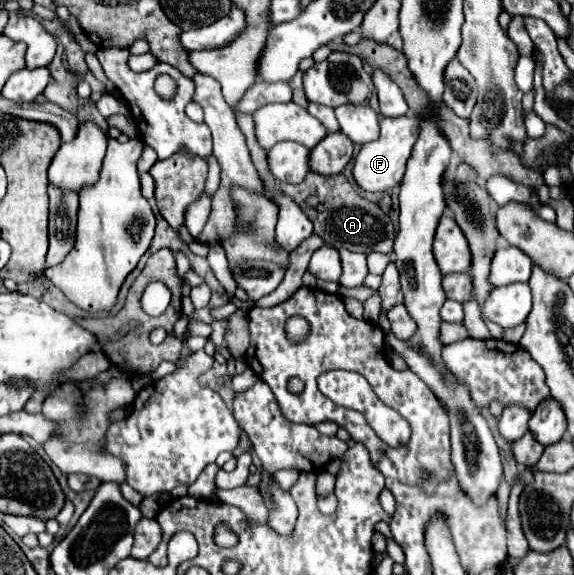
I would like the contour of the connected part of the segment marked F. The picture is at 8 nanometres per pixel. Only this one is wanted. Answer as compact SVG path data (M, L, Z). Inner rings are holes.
M382 117L380 119L380 137L362 145L356 161L354 161L354 179L366 191L388 191L398 185L404 177L406 163L410 159L412 147L420 133L420 119L418 117Z

